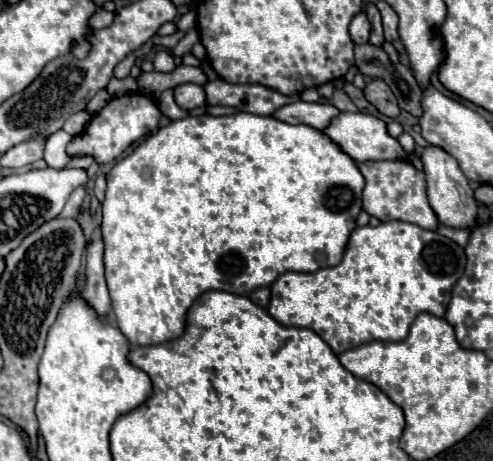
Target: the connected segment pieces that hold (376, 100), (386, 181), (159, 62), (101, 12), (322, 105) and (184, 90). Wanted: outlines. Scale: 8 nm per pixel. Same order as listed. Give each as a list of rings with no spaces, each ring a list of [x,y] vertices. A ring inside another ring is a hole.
[[[372,80],[372,82],[368,82],[364,86],[364,94],[380,110],[380,114],[390,116],[390,118],[396,118],[400,114],[396,96],[390,92],[390,88],[388,88],[388,84],[384,80]]]
[[[382,160],[382,162],[362,162],[360,172],[366,178],[364,188],[364,210],[378,220],[406,220],[422,228],[436,230],[440,226],[436,212],[430,208],[426,198],[424,172],[416,170],[408,160]]]
[[[160,50],[156,54],[156,58],[154,58],[154,68],[156,68],[156,72],[172,72],[176,68],[176,64],[174,64],[174,60],[172,60],[170,54],[166,54],[164,50]]]
[[[98,8],[98,12],[90,18],[90,24],[92,24],[92,28],[106,28],[106,26],[110,26],[112,24],[112,20],[114,20],[114,12],[106,12],[104,8]]]
[[[302,100],[274,112],[278,120],[284,120],[288,124],[308,124],[318,130],[326,130],[338,114],[340,110],[330,102],[302,102]]]
[[[180,84],[174,88],[176,104],[184,110],[194,110],[200,106],[206,106],[206,92],[198,84]]]

